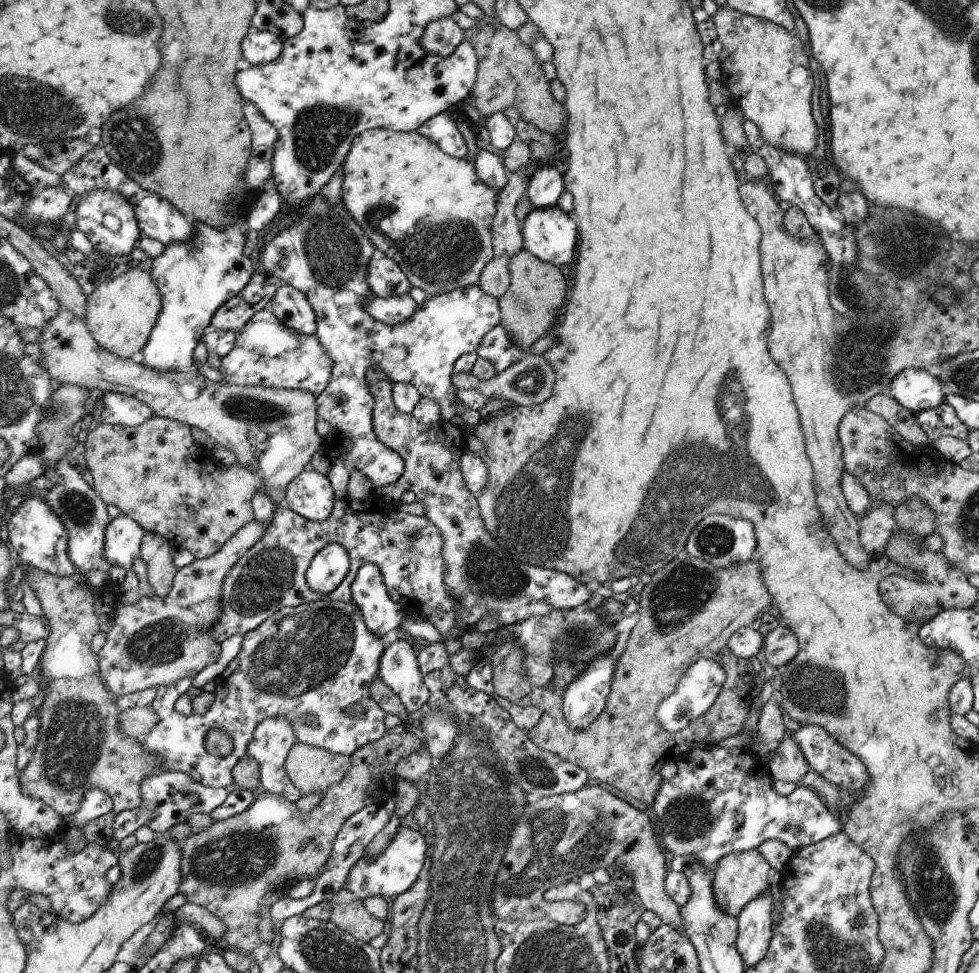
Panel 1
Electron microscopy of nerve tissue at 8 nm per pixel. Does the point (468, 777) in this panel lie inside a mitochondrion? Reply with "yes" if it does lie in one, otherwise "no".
yes

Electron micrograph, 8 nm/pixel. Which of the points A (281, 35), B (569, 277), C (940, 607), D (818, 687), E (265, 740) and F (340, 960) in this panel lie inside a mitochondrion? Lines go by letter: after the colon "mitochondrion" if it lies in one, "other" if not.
A: other
B: other
C: other
D: mitochondrion
E: other
F: mitochondrion

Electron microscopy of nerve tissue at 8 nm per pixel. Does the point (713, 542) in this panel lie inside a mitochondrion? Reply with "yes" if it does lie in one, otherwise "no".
yes

